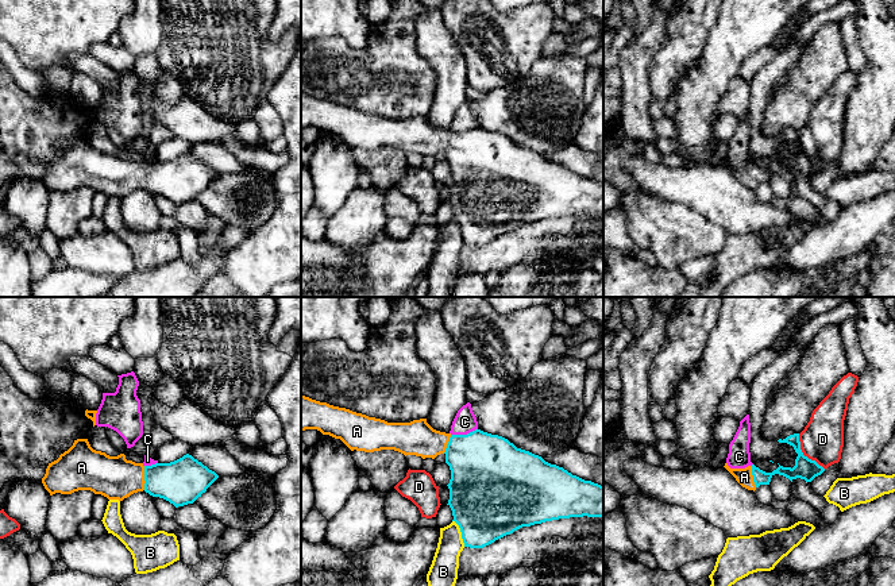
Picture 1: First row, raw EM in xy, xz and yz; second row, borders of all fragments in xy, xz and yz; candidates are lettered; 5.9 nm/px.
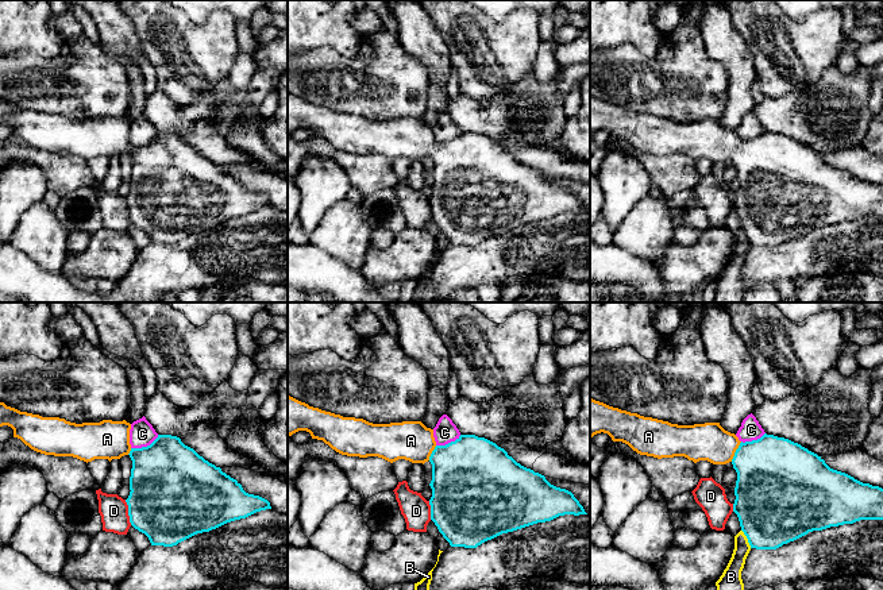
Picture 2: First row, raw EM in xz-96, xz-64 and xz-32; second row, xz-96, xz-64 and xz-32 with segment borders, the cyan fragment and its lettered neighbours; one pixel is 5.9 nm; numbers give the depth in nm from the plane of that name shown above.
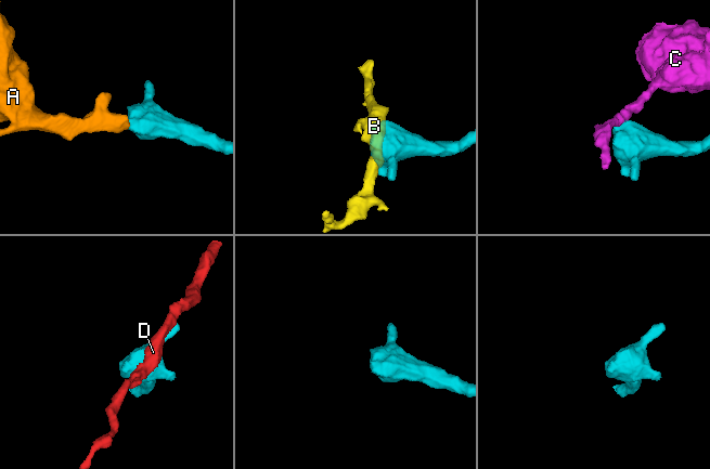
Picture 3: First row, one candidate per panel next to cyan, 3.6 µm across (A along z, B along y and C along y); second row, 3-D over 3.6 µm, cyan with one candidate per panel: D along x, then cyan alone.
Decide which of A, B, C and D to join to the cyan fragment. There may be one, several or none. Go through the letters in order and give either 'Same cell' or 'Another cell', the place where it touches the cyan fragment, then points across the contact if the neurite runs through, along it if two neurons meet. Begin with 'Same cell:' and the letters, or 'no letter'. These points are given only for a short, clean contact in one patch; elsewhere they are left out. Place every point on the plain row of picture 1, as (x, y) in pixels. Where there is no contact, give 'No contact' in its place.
Same cell: A
A: Same cell. Touches cyan at xy (145, 176). Path across: xy (181, 180), (145, 176), (114, 174)
B: Another cell. Touches cyan at xz (462, 231). Boundary: xz (452, 218), (459, 226), (465, 243)
C: Another cell. Touches cyan at xz (463, 132)
D: Another cell. Touches cyan at yz (803, 153)

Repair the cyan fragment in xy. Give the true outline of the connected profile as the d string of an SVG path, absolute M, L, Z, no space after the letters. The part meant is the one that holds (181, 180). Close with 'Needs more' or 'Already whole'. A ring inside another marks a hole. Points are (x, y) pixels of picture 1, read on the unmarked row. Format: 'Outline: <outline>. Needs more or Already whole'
Outline: M77 136L57 158L49 161L42 181L50 193L90 188L108 197L119 198L144 188L150 193L163 196L178 205L193 201L217 176L219 173L215 169L189 151L170 161L144 163L127 158L124 151L109 154L105 150L96 149L90 144L88 136Z. Needs more

